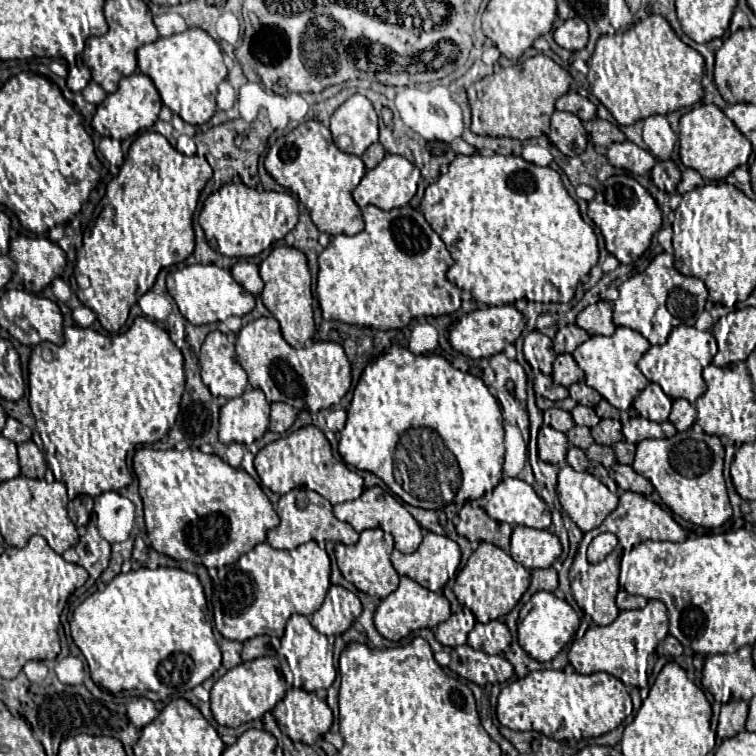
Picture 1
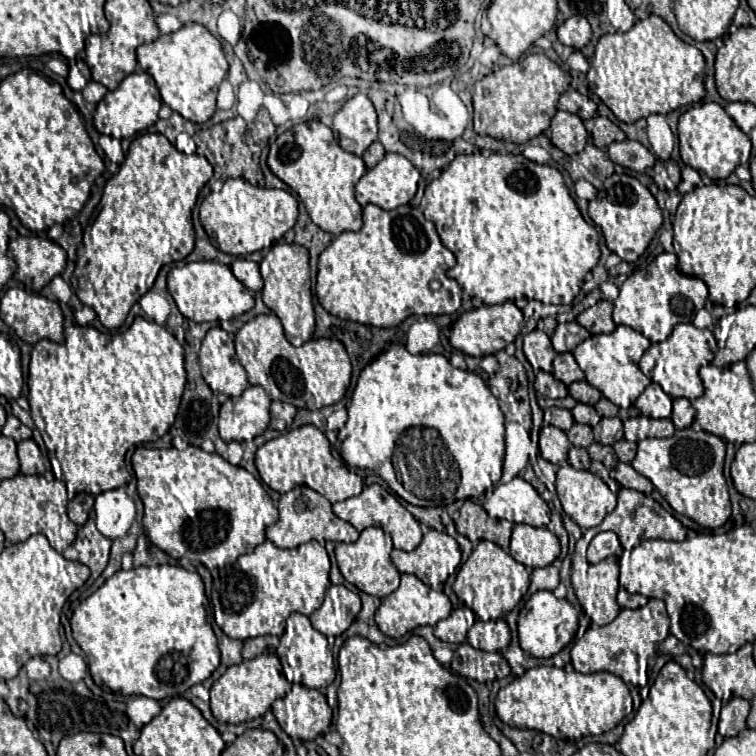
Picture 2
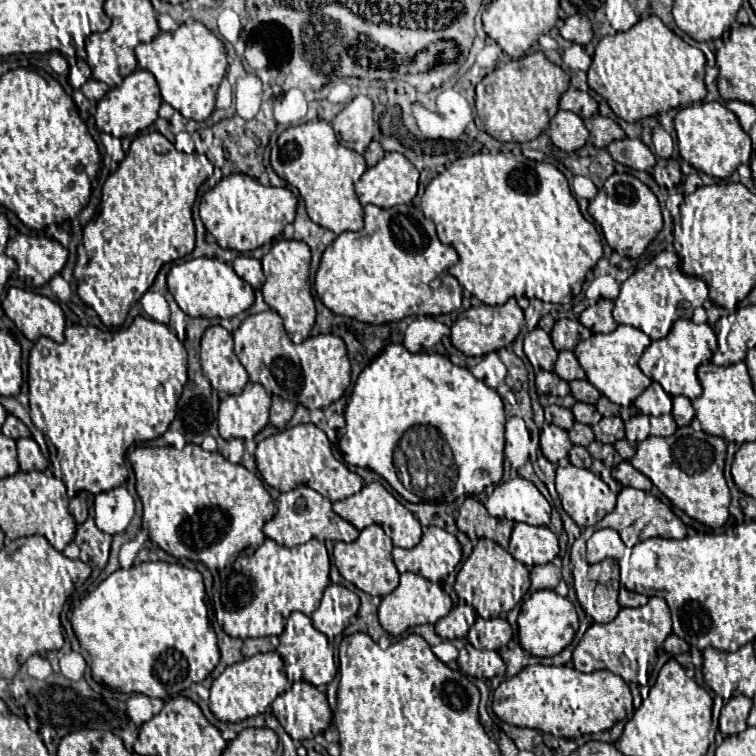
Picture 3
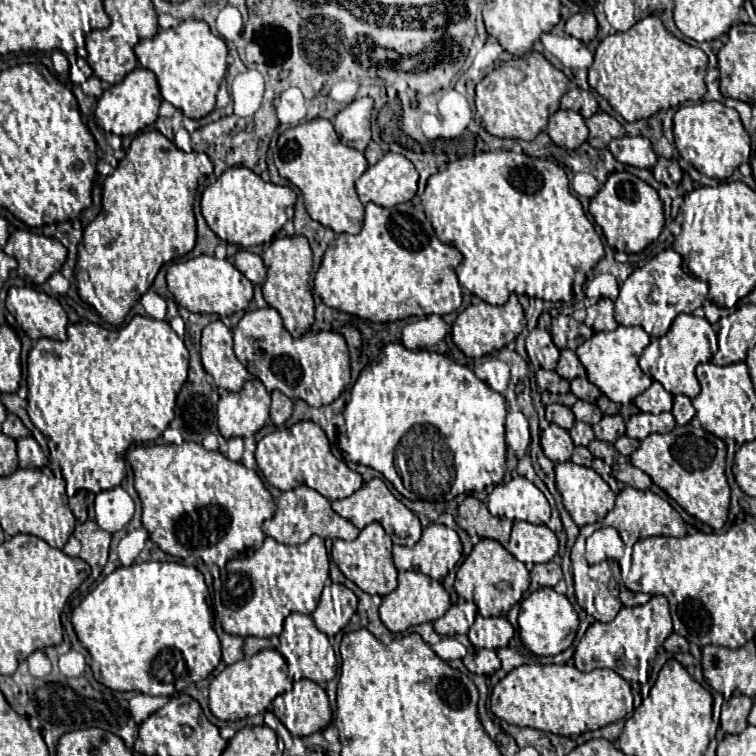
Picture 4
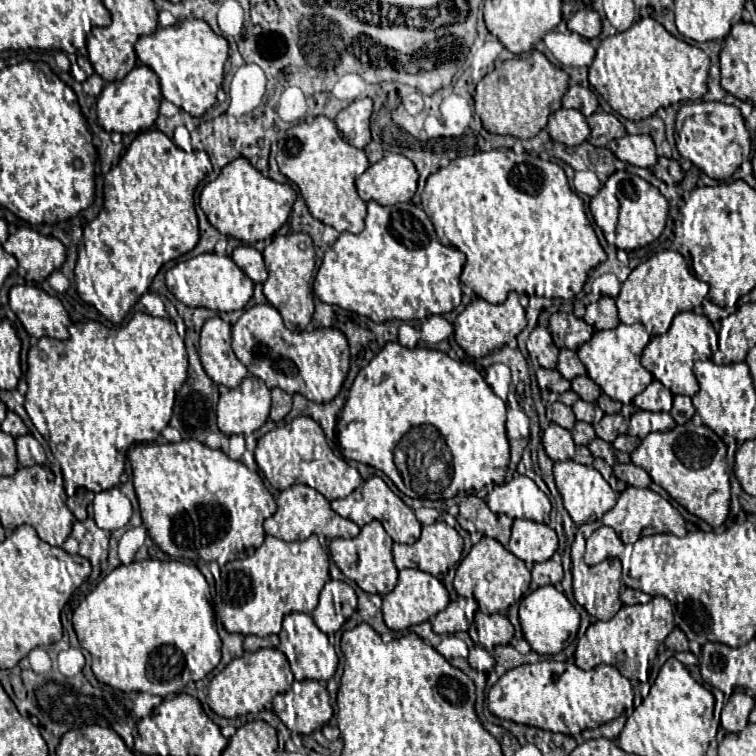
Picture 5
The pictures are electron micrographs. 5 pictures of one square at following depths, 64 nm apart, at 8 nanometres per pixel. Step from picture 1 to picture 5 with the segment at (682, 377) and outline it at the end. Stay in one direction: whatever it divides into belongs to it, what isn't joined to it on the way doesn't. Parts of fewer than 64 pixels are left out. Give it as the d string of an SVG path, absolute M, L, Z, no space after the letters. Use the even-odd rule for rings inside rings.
M694 312L676 314L668 332L662 336L654 336L644 348L642 366L656 380L660 380L672 394L694 396L698 392L698 380L692 372L692 366L696 360L708 360L712 356L712 348L708 340L710 330L712 330L712 324L704 314L694 314Z

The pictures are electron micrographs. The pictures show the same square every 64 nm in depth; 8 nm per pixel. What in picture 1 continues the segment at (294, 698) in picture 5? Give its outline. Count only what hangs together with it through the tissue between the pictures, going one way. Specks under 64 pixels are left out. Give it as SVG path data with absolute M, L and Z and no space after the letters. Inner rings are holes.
M292 688L272 710L280 730L292 738L292 742L314 744L318 736L326 734L332 726L332 710L326 700L320 700L314 692Z

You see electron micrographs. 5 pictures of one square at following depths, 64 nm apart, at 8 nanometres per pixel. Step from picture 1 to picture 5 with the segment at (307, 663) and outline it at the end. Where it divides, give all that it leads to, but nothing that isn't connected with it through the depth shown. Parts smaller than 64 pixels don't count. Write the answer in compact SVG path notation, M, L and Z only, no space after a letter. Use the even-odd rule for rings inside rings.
M304 612L288 614L282 622L282 630L278 636L280 640L278 649L287 657L295 680L328 680L334 676L338 666L336 650L330 644L328 636L320 632L320 628L314 624L310 614Z

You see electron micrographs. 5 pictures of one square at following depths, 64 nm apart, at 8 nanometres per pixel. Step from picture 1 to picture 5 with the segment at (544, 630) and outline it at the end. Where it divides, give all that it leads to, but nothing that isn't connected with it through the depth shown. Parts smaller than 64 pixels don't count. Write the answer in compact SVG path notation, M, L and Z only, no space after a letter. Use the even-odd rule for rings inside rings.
M542 586L520 600L520 624L524 638L538 654L558 654L576 638L580 626L580 614L570 600L554 586Z

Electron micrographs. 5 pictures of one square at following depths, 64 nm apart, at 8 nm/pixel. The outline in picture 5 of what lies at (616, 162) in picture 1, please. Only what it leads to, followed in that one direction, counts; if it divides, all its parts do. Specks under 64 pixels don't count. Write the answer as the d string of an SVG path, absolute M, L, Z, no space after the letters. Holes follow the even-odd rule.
M626 134L618 140L612 140L612 144L608 144L608 148L622 162L628 162L628 164L634 164L640 168L652 168L658 160L654 142L648 134L638 134L638 136Z

